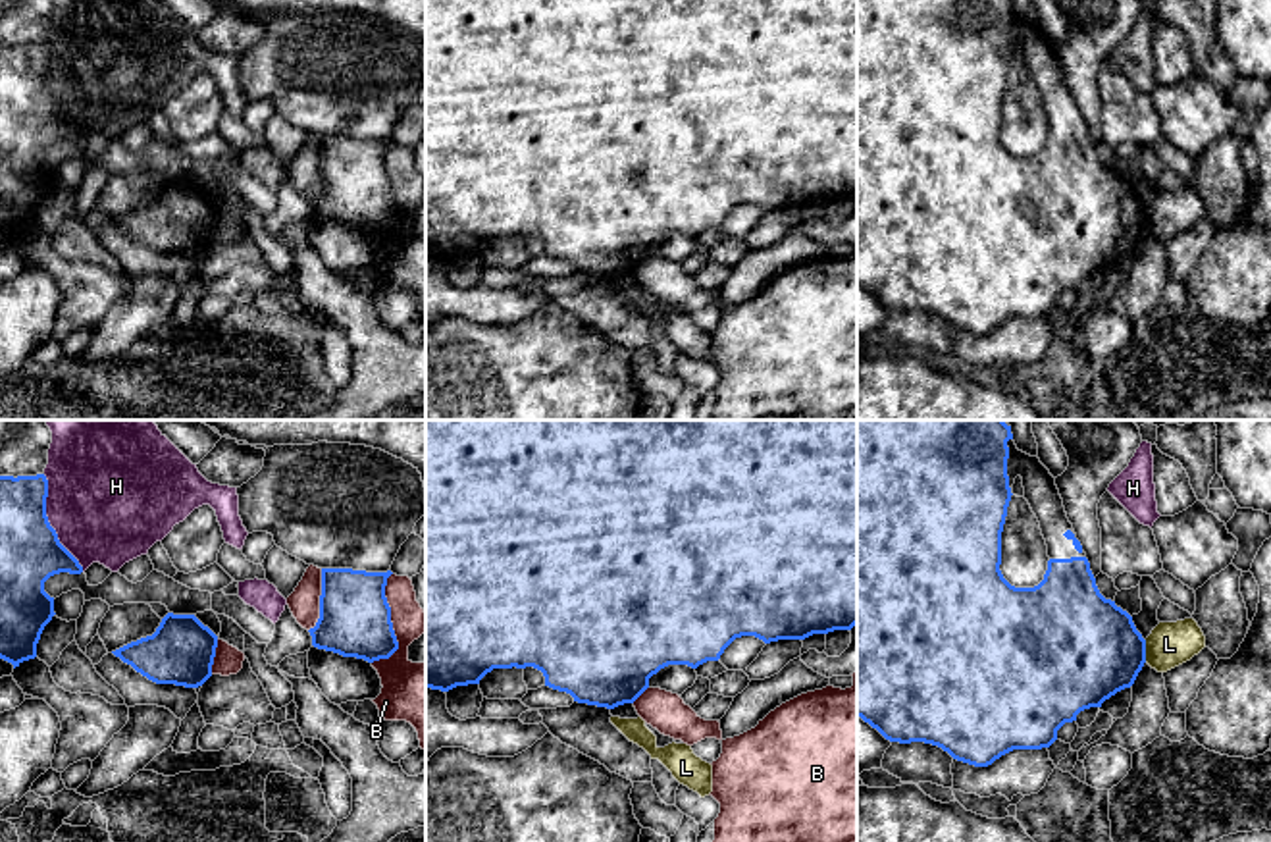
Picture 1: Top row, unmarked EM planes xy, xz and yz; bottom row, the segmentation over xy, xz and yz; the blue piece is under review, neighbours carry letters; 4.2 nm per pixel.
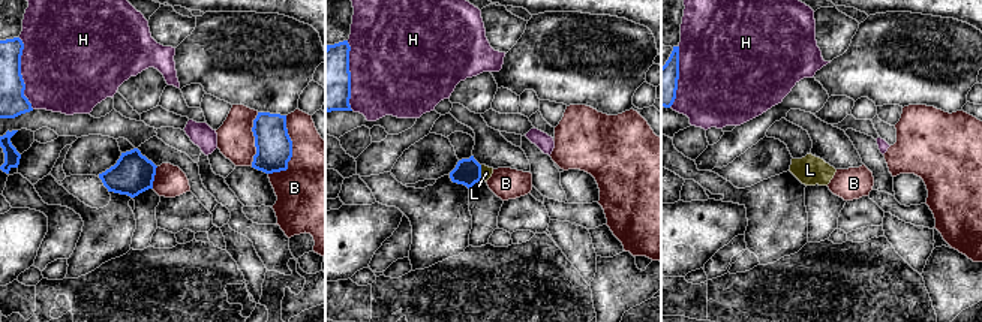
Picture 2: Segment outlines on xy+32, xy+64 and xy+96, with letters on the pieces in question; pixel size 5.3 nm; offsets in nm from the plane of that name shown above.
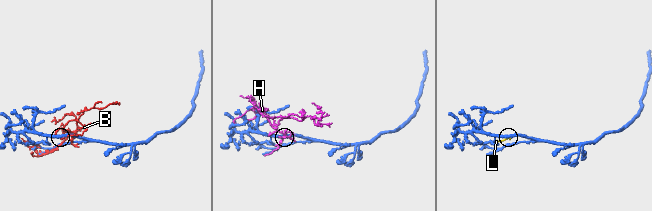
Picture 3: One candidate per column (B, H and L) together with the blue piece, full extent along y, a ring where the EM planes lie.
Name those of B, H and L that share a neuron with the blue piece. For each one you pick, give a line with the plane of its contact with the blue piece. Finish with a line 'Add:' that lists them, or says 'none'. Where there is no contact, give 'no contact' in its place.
Add: none

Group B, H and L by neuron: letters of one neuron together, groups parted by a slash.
B / H / L

